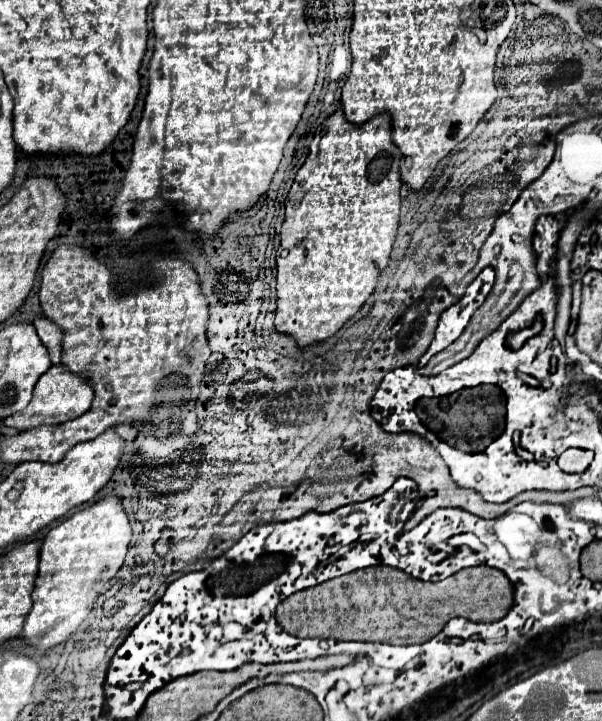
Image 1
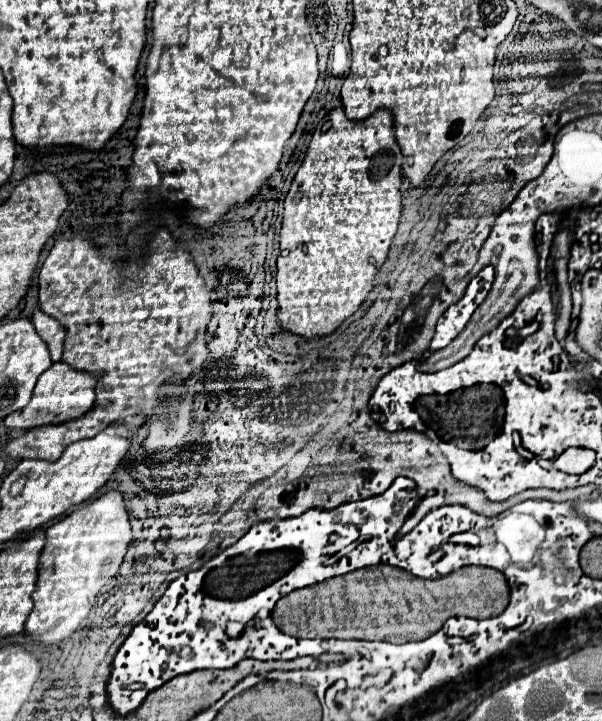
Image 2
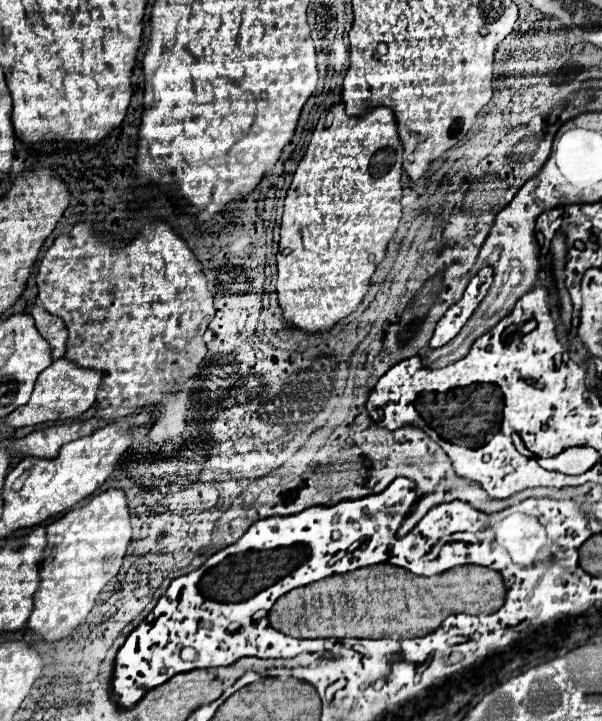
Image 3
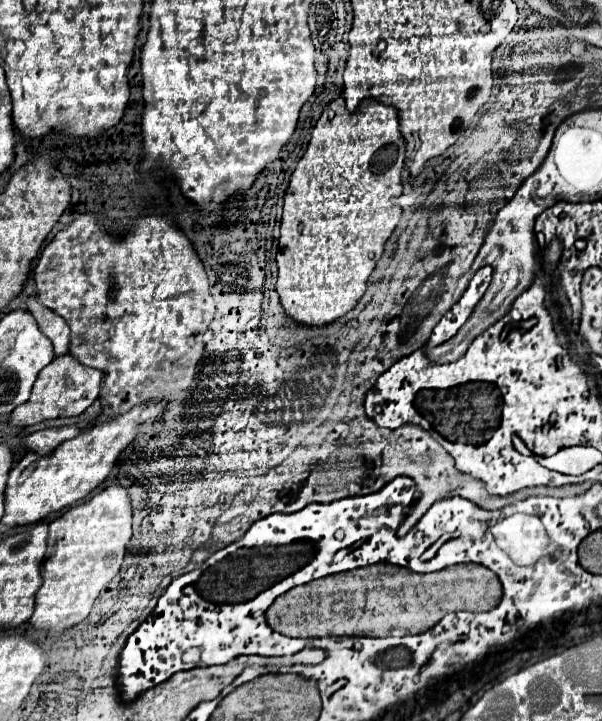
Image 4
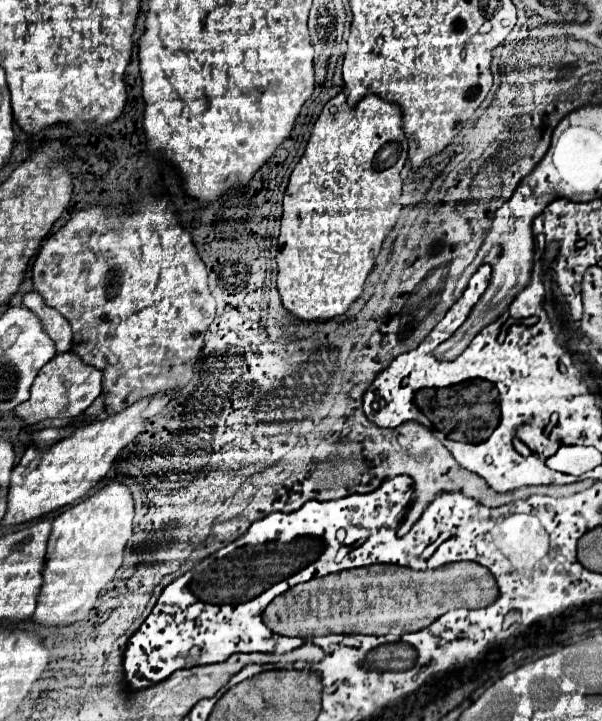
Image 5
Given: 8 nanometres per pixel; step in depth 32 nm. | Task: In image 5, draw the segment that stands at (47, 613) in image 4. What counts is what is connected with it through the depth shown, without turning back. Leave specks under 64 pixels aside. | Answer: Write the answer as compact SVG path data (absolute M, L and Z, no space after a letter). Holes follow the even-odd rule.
M108 482L90 498L56 516L42 572L44 586L38 596L38 608L32 616L36 622L46 626L64 626L86 618L98 598L98 592L114 578L122 564L124 548L132 536L132 520L134 498L130 488L122 482ZM54 616L58 618L58 624L54 624Z

